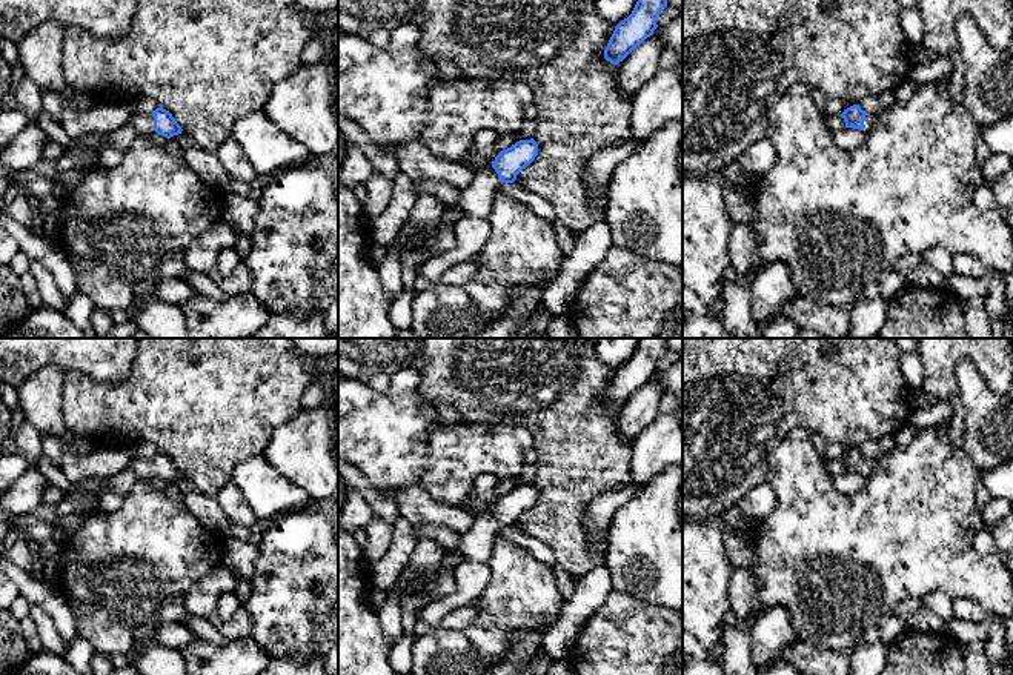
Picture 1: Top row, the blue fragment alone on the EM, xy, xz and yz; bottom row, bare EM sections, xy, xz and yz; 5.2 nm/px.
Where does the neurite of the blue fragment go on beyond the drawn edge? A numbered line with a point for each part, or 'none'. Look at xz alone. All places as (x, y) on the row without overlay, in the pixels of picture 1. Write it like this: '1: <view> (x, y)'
1: xz (477, 545)

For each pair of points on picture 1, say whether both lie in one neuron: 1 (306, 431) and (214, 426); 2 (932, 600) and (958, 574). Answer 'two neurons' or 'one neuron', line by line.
1: two neurons
2: two neurons

